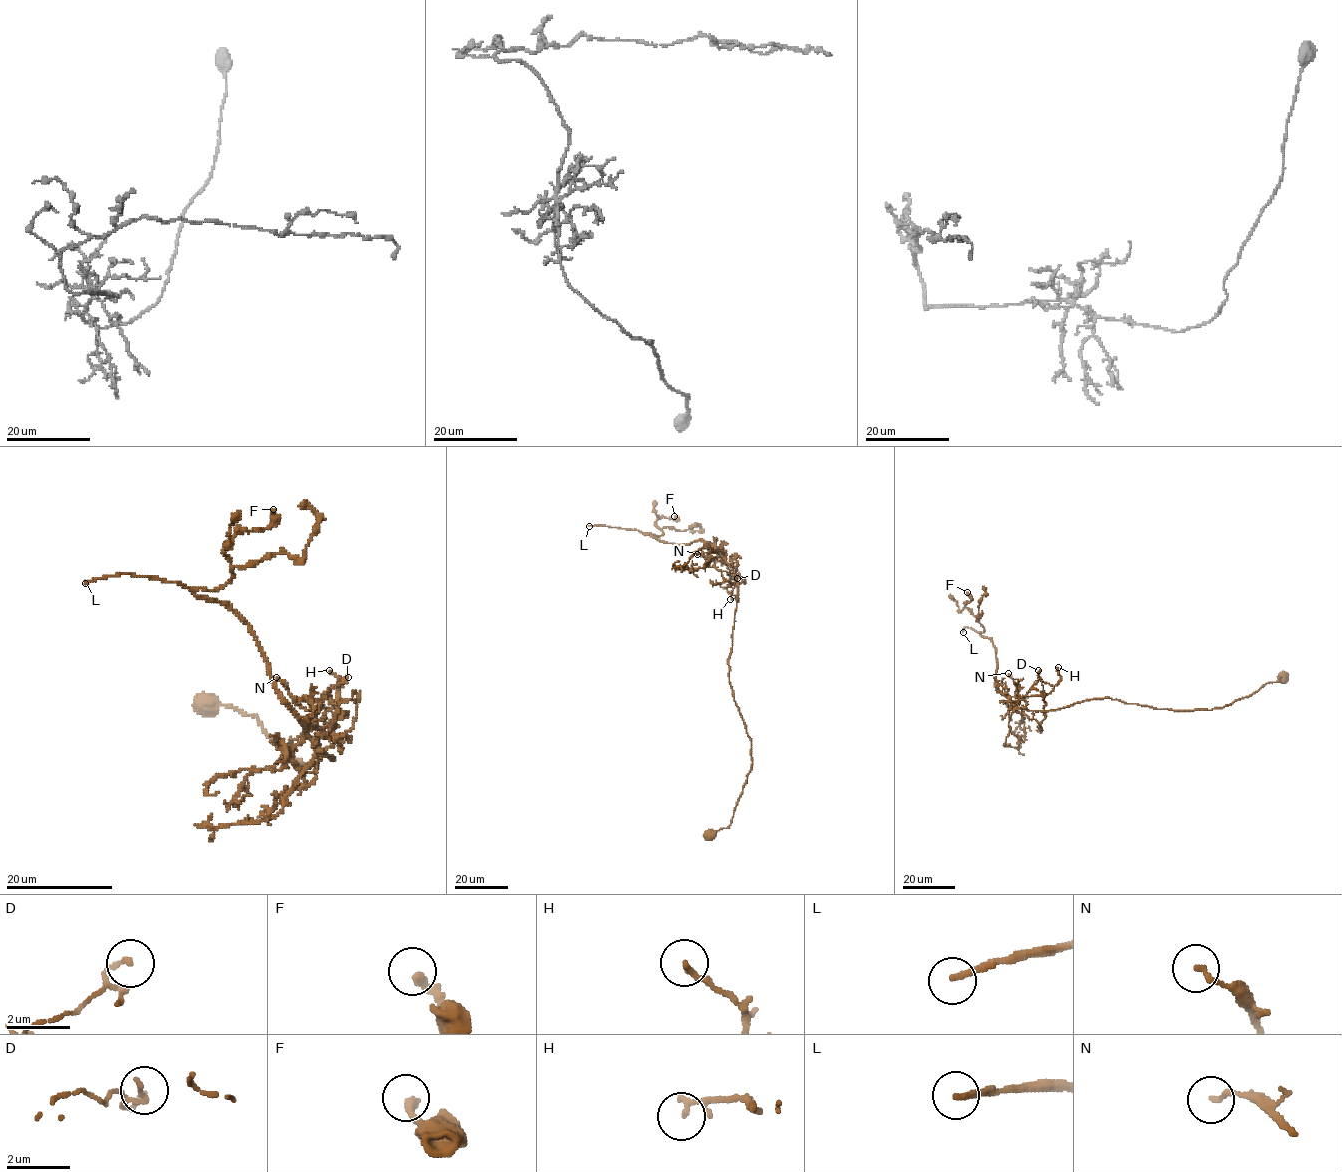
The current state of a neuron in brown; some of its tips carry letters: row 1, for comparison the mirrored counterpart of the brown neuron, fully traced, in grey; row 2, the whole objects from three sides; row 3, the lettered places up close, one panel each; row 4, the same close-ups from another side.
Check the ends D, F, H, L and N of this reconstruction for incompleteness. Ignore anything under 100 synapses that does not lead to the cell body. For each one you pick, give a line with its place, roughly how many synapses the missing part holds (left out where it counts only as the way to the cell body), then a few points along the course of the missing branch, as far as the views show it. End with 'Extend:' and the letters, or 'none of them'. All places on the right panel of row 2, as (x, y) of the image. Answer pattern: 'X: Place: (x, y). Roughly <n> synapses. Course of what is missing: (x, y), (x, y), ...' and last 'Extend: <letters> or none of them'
L: Place: (963, 632). Roughly 100 synapses. Course of what is missing: (963, 632), (967, 648), (959, 640), (961, 613), (946, 630), (931, 669)
Extend: L

